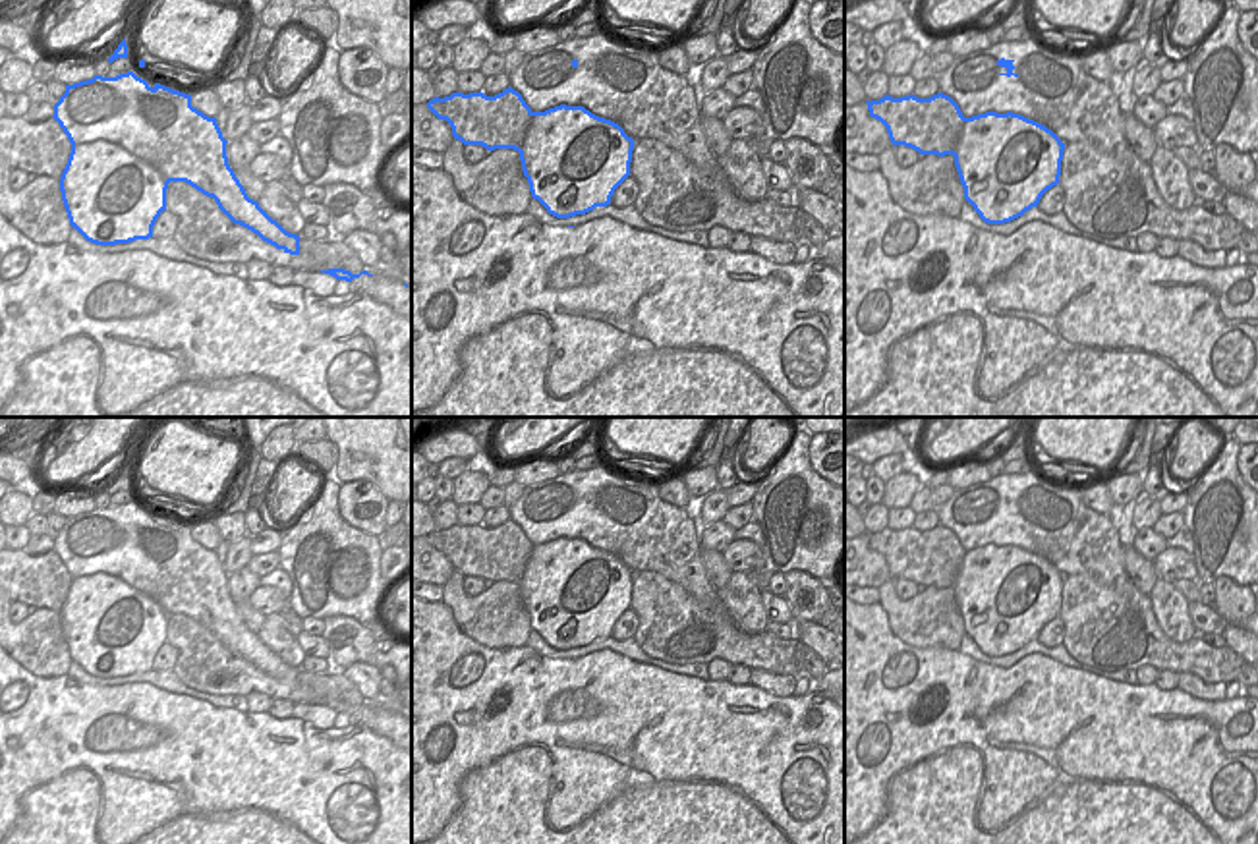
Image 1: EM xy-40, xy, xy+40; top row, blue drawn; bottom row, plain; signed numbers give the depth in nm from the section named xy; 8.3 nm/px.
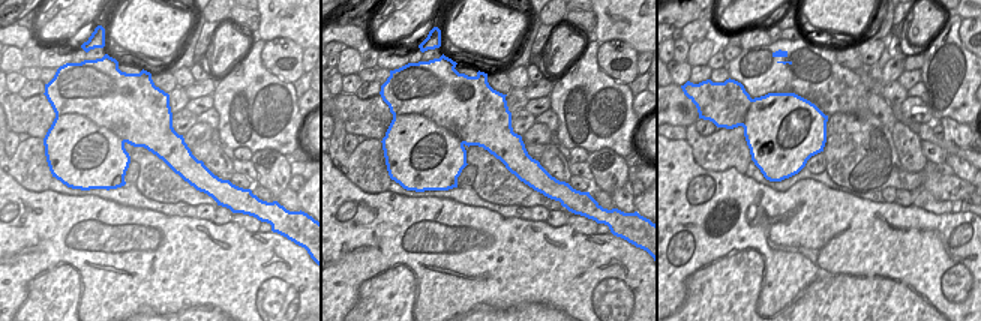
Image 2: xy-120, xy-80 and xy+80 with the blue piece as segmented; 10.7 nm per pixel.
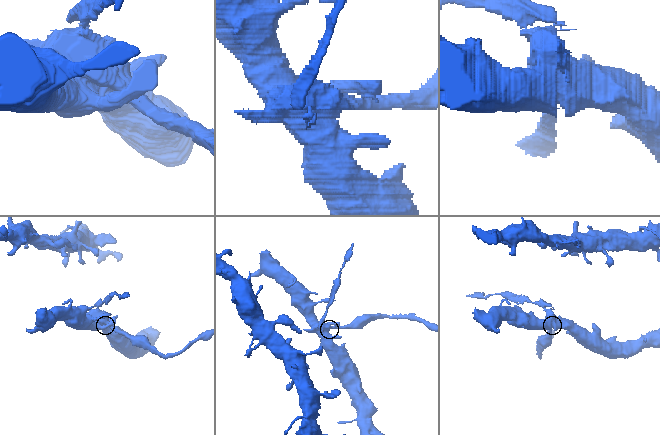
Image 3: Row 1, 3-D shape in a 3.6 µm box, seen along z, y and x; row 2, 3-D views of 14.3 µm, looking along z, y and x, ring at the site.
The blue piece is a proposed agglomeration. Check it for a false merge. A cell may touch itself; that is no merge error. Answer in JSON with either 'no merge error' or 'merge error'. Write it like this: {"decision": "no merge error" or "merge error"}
{"decision": "merge error"}

